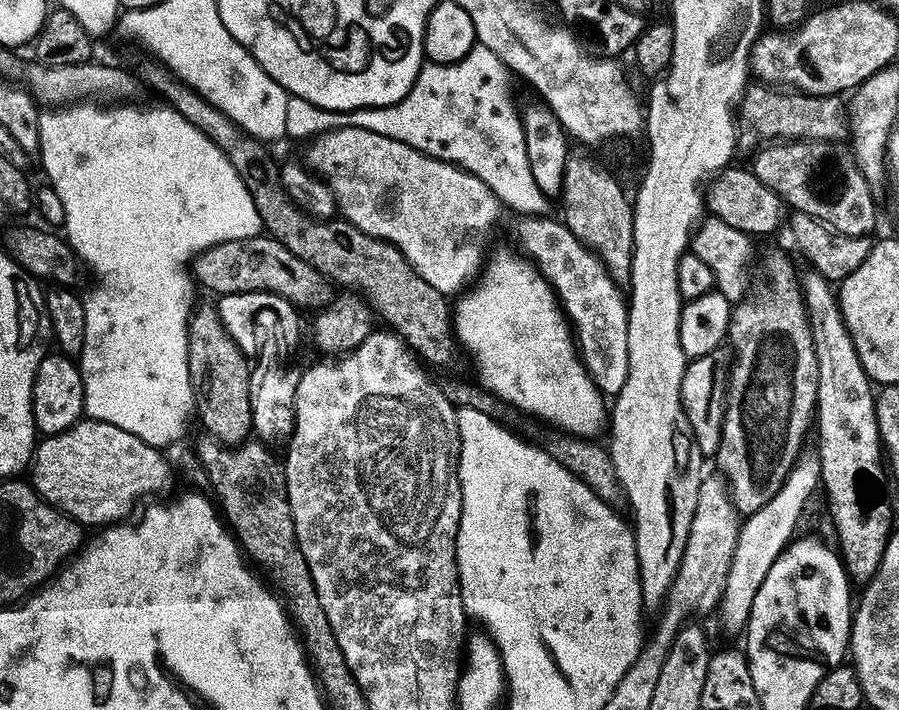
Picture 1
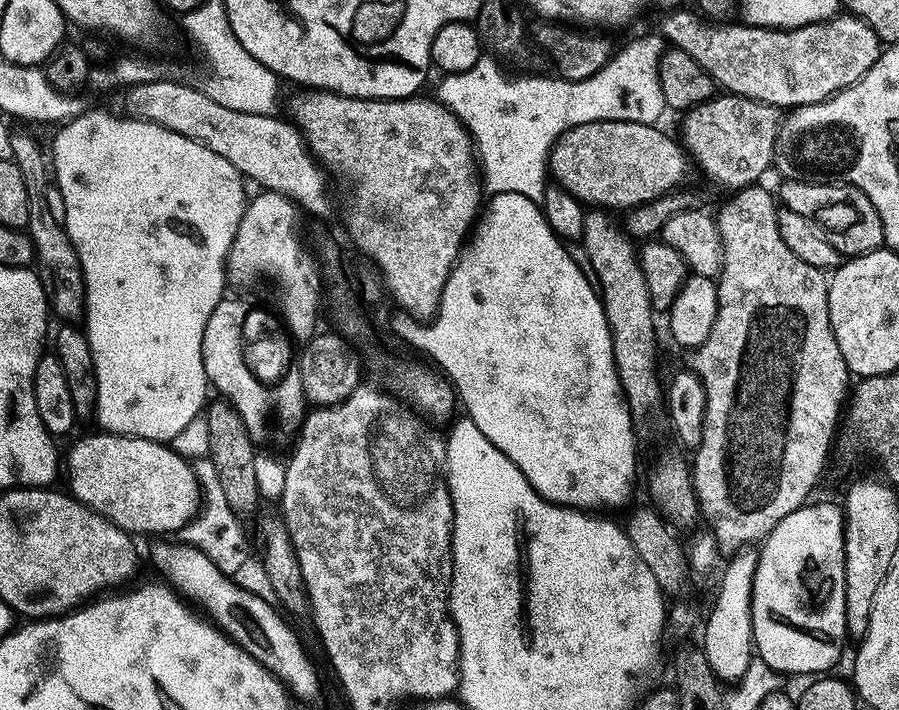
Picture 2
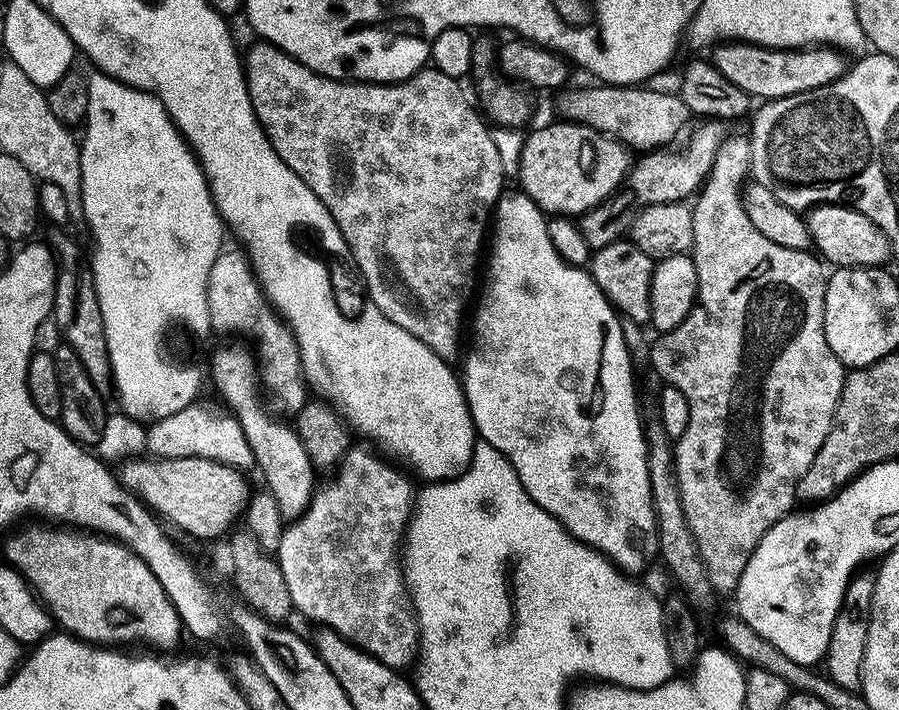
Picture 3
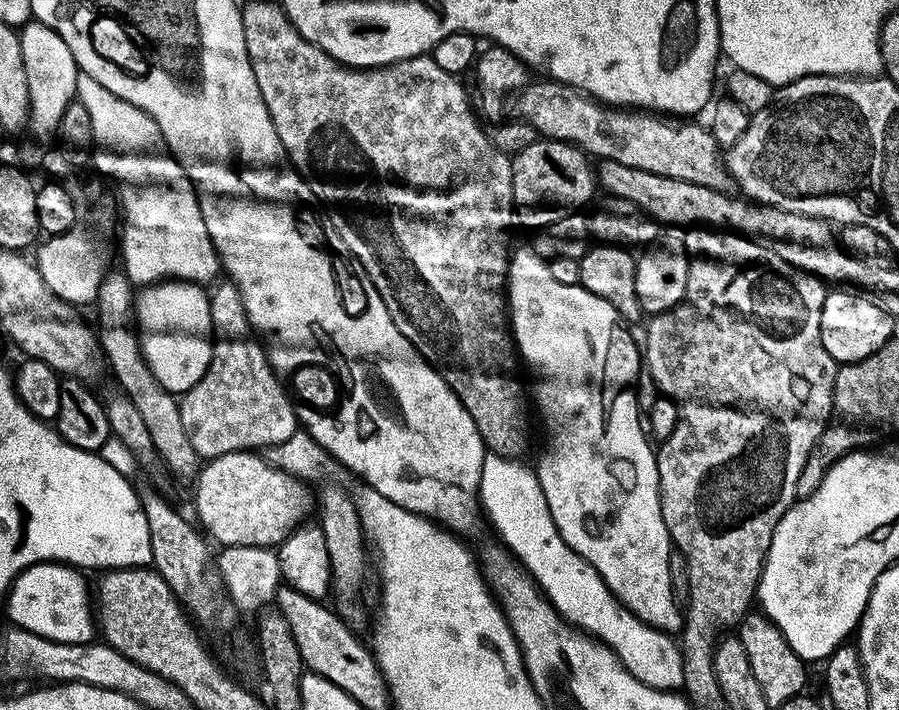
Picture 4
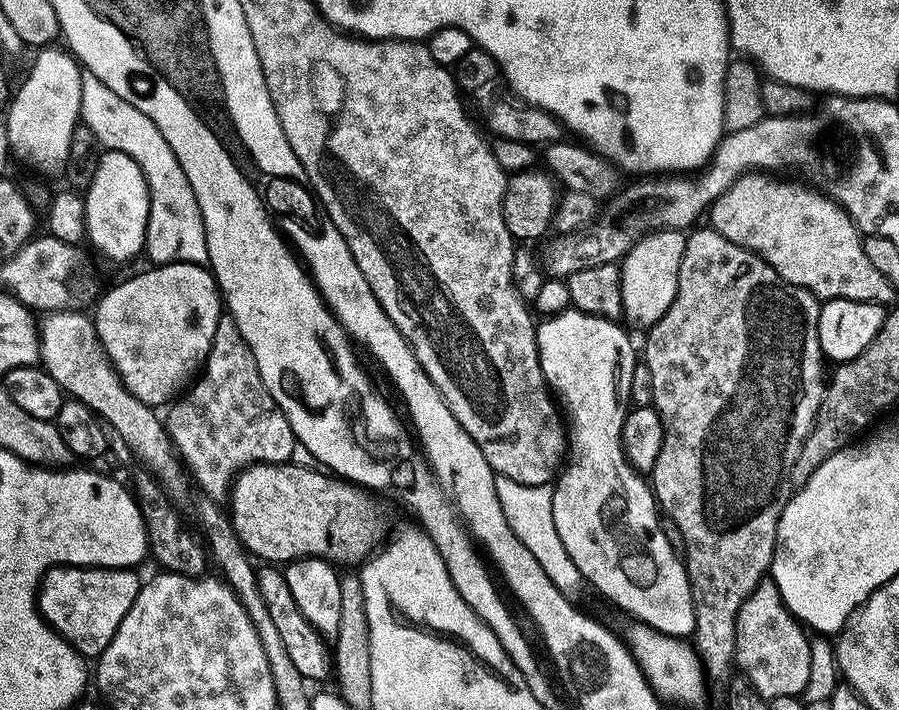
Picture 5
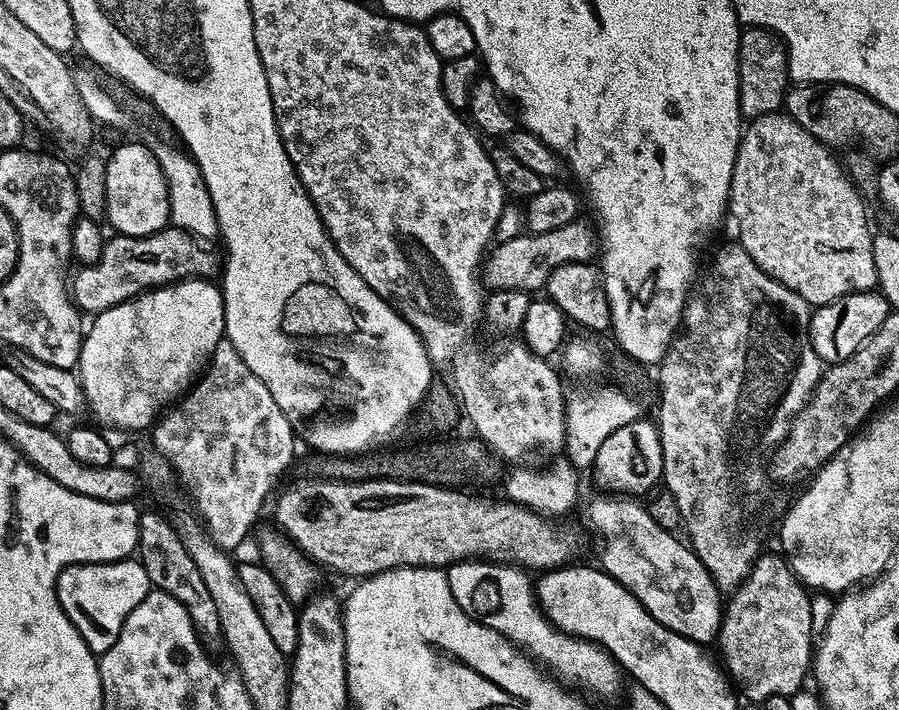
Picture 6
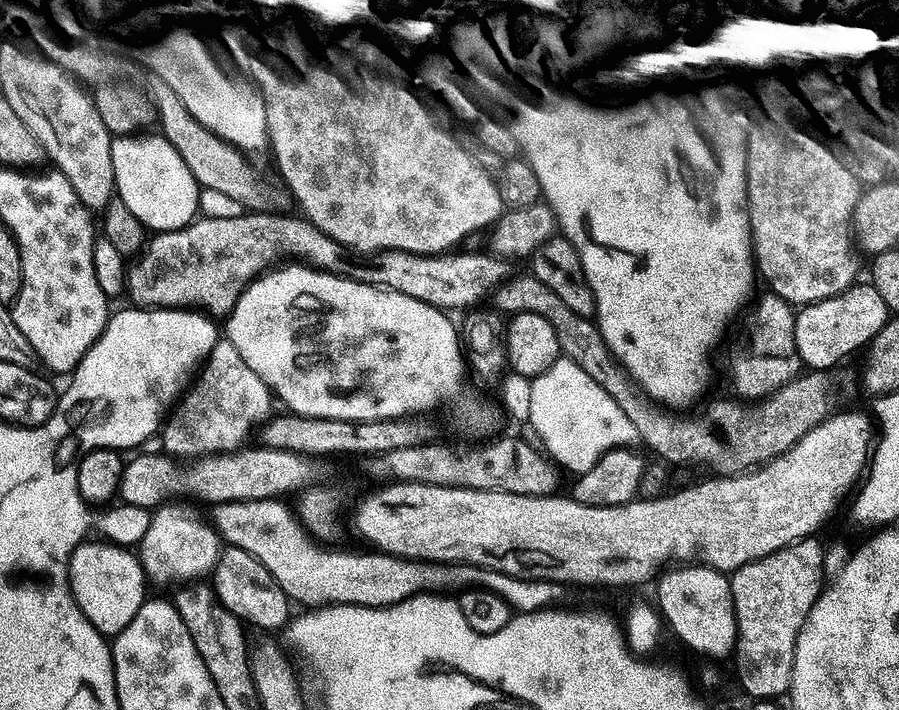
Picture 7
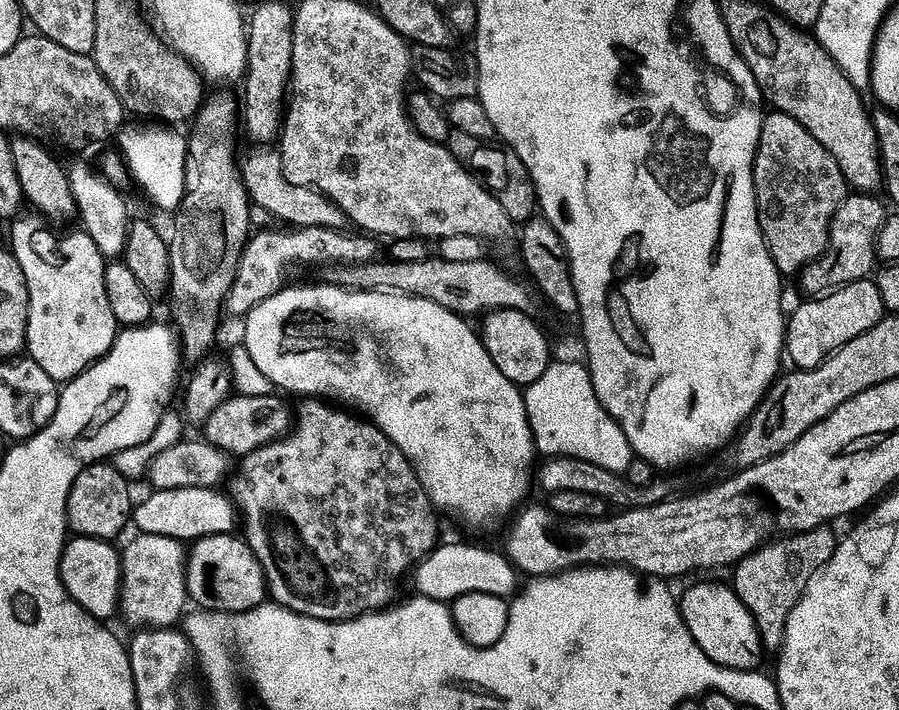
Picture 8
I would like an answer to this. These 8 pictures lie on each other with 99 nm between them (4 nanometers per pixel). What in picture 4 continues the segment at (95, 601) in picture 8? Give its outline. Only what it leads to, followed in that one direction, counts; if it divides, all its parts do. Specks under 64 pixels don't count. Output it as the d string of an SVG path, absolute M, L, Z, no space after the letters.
M49 562L28 568L12 584L6 607L15 627L55 644L90 644L98 636L94 596L88 593L85 573L66 564Z

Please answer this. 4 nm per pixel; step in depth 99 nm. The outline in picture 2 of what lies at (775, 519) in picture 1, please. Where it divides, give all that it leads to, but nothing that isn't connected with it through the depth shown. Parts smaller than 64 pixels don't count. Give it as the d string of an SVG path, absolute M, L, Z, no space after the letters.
M755 551L737 552L731 557L728 569L720 580L720 593L716 596L716 606L708 618L708 661L720 682L739 682L750 670L754 661L754 637L752 634L752 594L754 578L758 570L759 555Z

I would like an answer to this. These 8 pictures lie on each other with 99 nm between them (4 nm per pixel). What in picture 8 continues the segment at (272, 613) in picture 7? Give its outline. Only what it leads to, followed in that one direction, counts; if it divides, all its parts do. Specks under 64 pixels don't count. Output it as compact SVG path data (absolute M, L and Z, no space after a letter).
M239 535L203 537L191 545L187 558L188 598L197 609L205 612L253 612L269 599L268 580L262 566L252 548Z

